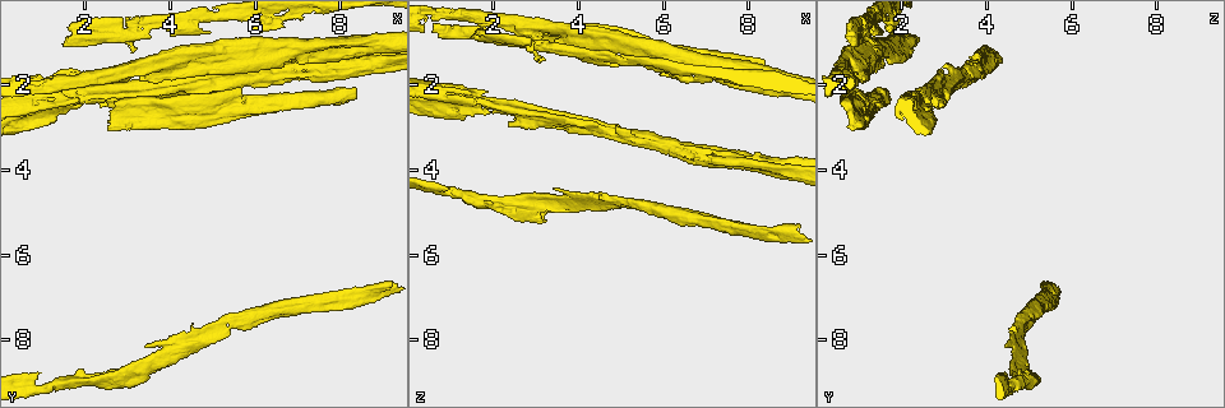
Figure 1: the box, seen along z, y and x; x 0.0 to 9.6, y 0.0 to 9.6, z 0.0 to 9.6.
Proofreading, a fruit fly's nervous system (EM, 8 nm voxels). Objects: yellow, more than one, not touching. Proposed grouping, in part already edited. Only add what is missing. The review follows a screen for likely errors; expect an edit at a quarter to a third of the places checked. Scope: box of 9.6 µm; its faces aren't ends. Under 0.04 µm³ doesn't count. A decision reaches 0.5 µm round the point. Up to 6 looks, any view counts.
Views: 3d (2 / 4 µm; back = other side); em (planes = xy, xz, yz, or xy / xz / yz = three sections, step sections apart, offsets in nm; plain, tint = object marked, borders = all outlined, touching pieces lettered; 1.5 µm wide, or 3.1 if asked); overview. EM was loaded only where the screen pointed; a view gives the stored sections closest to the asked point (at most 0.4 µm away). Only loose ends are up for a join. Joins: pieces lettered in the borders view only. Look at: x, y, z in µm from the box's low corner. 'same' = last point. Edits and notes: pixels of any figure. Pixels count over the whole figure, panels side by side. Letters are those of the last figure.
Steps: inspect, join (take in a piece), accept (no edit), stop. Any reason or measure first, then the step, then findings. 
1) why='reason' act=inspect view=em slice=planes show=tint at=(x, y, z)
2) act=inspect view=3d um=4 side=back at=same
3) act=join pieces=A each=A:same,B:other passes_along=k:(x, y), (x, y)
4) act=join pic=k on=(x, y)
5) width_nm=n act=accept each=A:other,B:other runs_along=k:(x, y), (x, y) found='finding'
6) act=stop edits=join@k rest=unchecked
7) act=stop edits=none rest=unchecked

why='an open end' act=inspect view=em slice=planes show=borders at=(2.35, 2.60, 2.95)

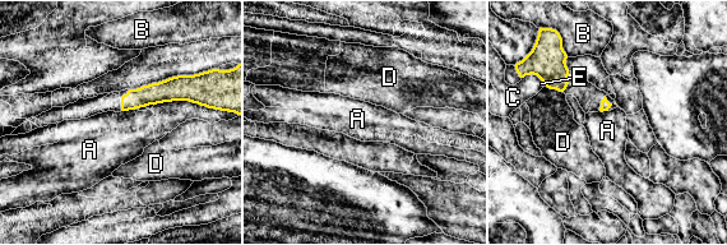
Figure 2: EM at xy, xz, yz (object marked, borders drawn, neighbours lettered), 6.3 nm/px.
act=accept each=A:other,B:other,C:other,D:other,E:other found='no lettered piece goes on from it'

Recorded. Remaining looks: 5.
why='branch stops here' act=inspect view=3d um=2 at=(1.50, 1.15, 0.95)

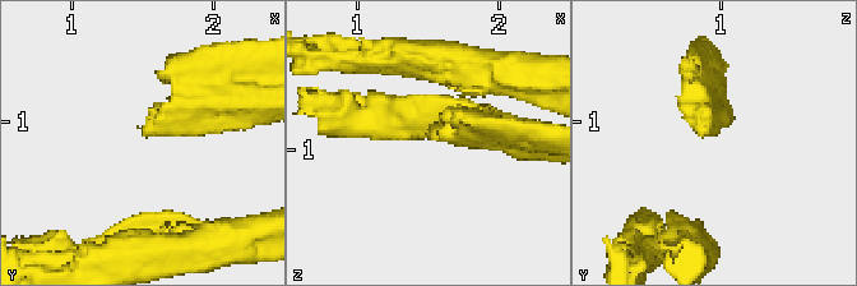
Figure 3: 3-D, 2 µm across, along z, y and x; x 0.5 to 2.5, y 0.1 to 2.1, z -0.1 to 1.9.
act=inspect view=em slice=planes show=borders at=(1.52, 1.08, 0.88)

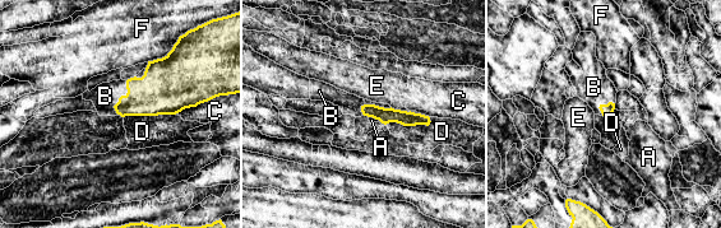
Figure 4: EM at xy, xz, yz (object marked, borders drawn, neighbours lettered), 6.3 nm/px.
longest_contact=D:320nm act=join pieces=B each=A:other,B:same,C:other,D:other,E:other,F:other found='the neuron continues'

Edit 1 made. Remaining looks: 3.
act=stop edits=join@4 rest=unchecked

